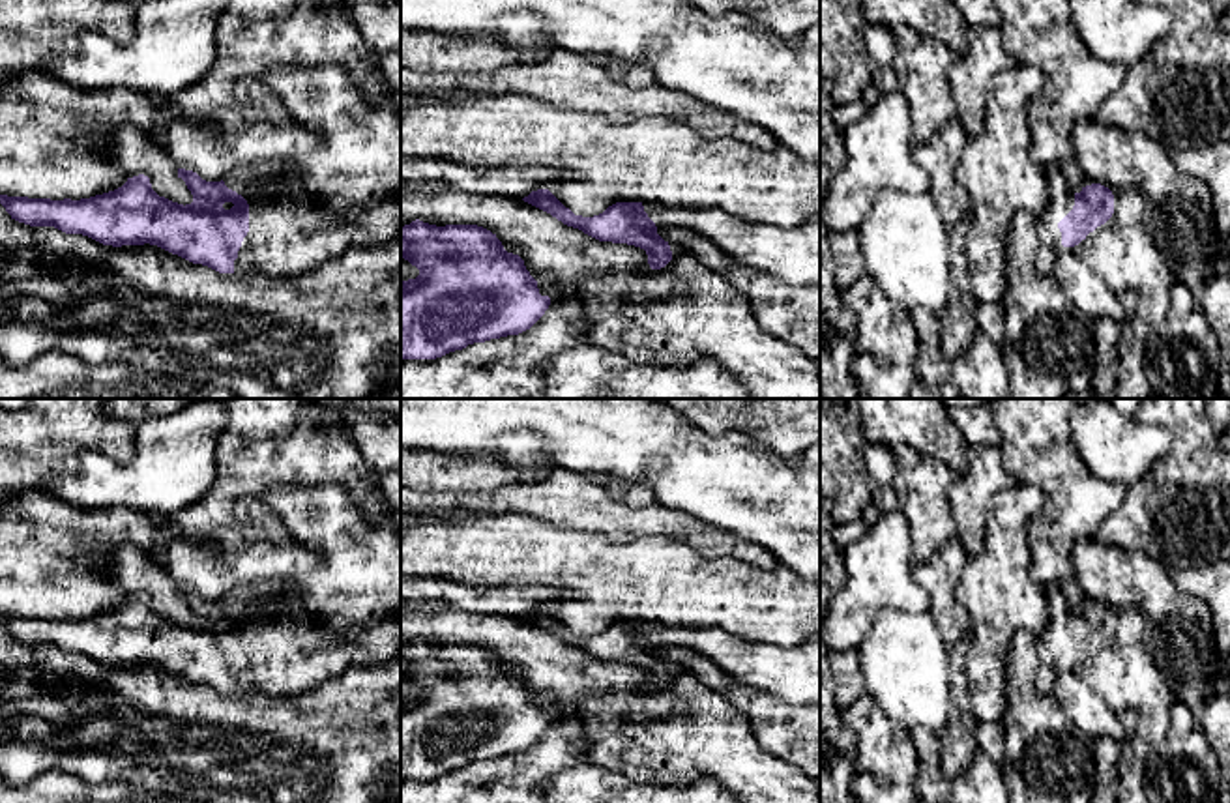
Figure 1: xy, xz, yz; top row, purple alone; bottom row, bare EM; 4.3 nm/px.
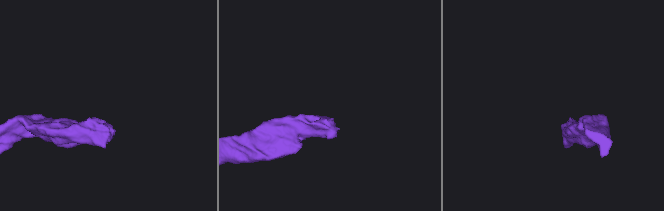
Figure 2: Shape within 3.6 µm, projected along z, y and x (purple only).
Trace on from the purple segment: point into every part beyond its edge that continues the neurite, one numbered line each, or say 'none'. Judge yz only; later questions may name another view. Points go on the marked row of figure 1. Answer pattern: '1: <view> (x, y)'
1: yz (1060, 195)

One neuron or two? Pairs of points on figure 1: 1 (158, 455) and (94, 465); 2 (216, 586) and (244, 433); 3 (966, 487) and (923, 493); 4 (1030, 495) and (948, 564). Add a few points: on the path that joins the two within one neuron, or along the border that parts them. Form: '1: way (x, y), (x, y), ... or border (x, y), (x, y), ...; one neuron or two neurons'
1: way (143, 470), (109, 472); one neuron
2: way (240, 549), (240, 480), (244, 470); one neuron
3: border (950, 483), (950, 510), (957, 532); two neurons
4: border (968, 558), (955, 592), (959, 601); two neurons

